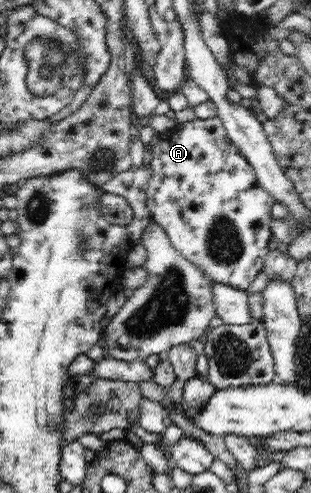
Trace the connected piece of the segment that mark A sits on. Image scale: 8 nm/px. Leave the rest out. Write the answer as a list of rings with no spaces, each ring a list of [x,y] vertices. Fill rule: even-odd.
[[[216,116],[206,120],[194,119],[182,123],[177,129],[167,133],[160,141],[153,143],[150,150],[152,159],[149,167],[150,177],[148,180],[148,188],[146,189],[146,196],[147,207],[149,208],[152,221],[160,225],[164,231],[166,231],[166,235],[170,237],[172,246],[180,252],[189,263],[200,268],[205,276],[213,280],[214,283],[220,283],[247,291],[254,278],[256,278],[256,274],[262,270],[264,258],[270,251],[268,249],[268,242],[270,242],[270,236],[273,235],[270,230],[270,224],[272,219],[271,211],[275,198],[260,186],[257,176],[255,175],[255,170],[244,156],[241,155],[239,148],[234,146],[234,143],[228,138],[220,117]]]

